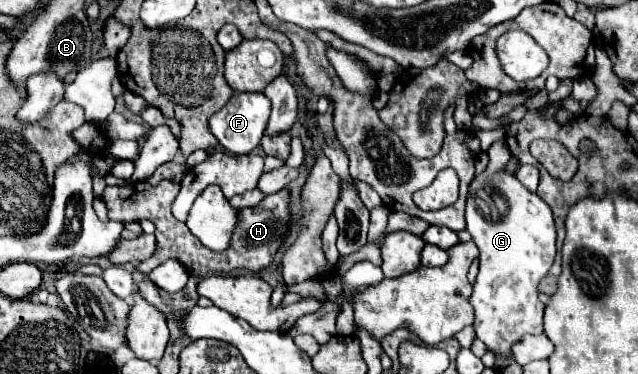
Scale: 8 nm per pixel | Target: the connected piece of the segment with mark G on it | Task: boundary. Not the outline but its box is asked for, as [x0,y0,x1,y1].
[467,139,555,357]

